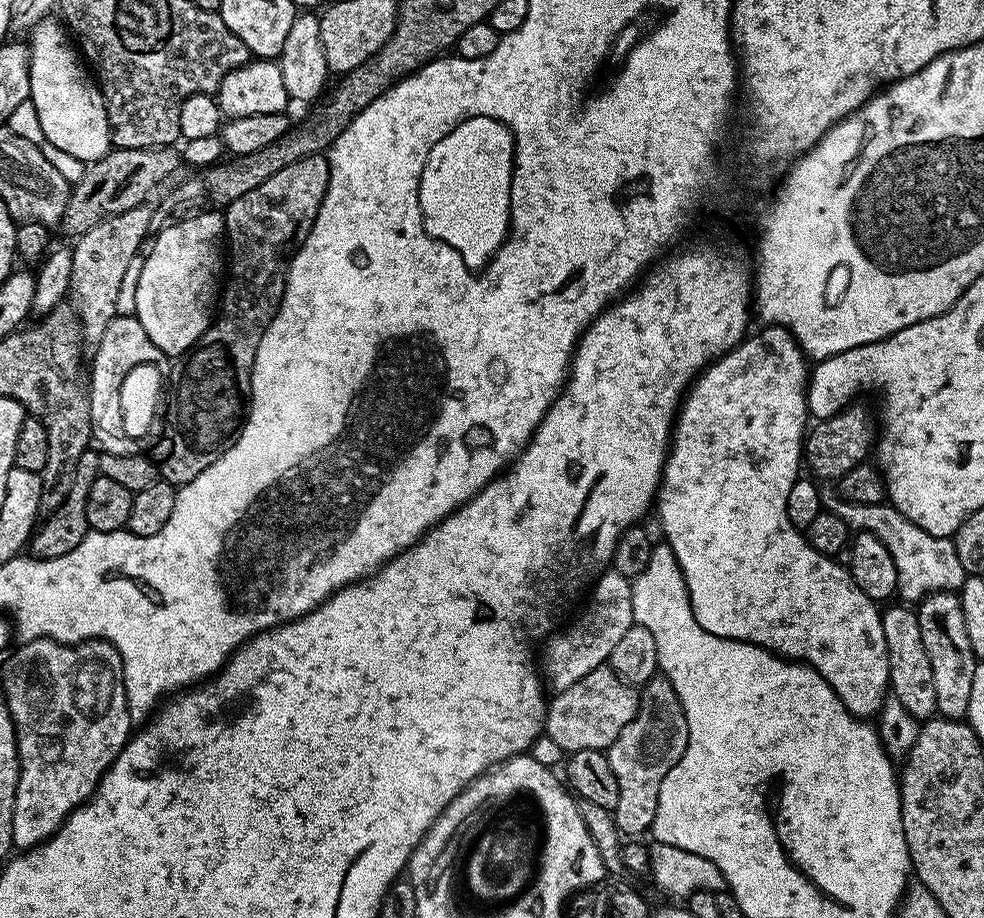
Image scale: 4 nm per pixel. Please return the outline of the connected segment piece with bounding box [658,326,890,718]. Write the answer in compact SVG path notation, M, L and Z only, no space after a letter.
M764 326L761 329L757 336L749 335L739 346L730 349L719 360L709 364L692 381L691 388L683 397L672 430L672 442L668 449L668 460L664 464L664 476L660 479L658 493L660 524L664 527L663 539L674 550L674 558L682 570L688 587L688 597L690 606L694 610L694 618L698 626L702 626L702 630L710 630L710 634L718 634L718 638L757 644L784 657L785 660L810 665L818 674L822 674L822 678L826 678L828 685L836 690L838 698L848 710L858 717L872 718L879 713L880 707L884 705L890 692L886 634L882 634L882 612L877 601L862 594L858 582L854 582L852 573L840 564L839 559L824 556L818 550L814 550L814 546L810 546L807 535L790 522L790 514L786 510L786 498L790 498L790 486L794 486L794 482L801 475L800 464L802 468L806 429L810 424L808 411L810 364L807 364L809 361L806 359L804 349L786 329L775 326Z

